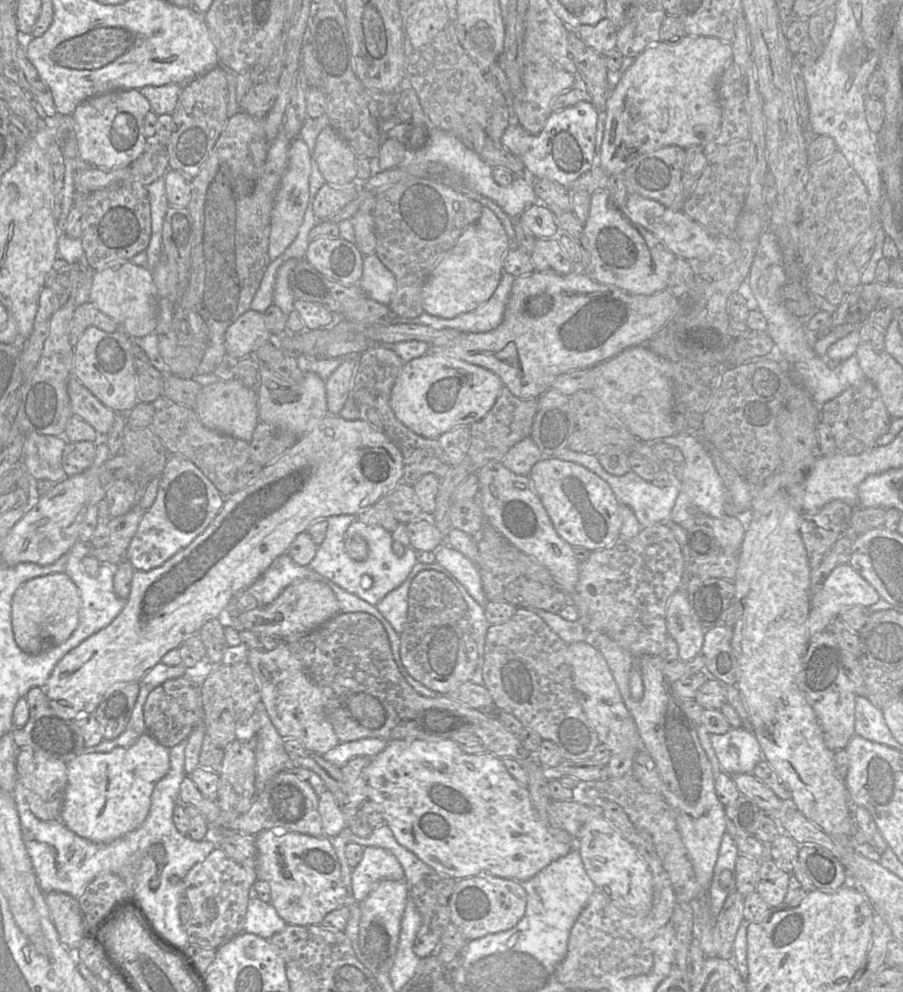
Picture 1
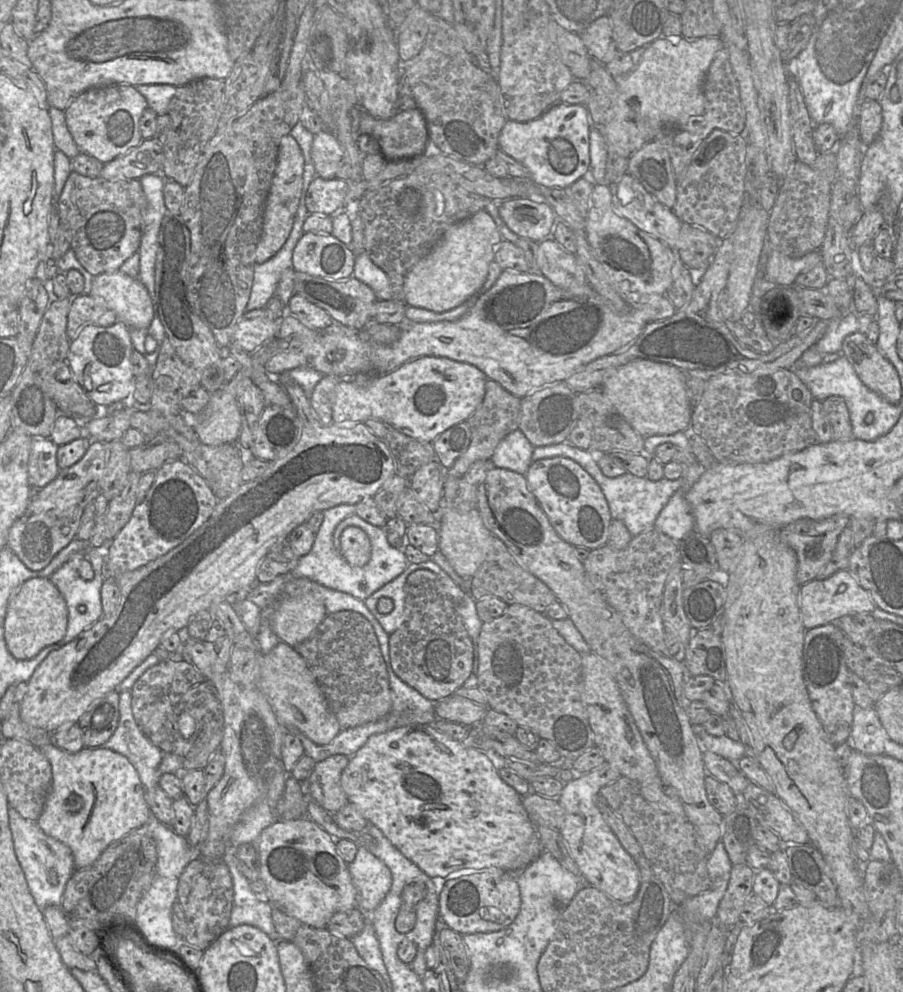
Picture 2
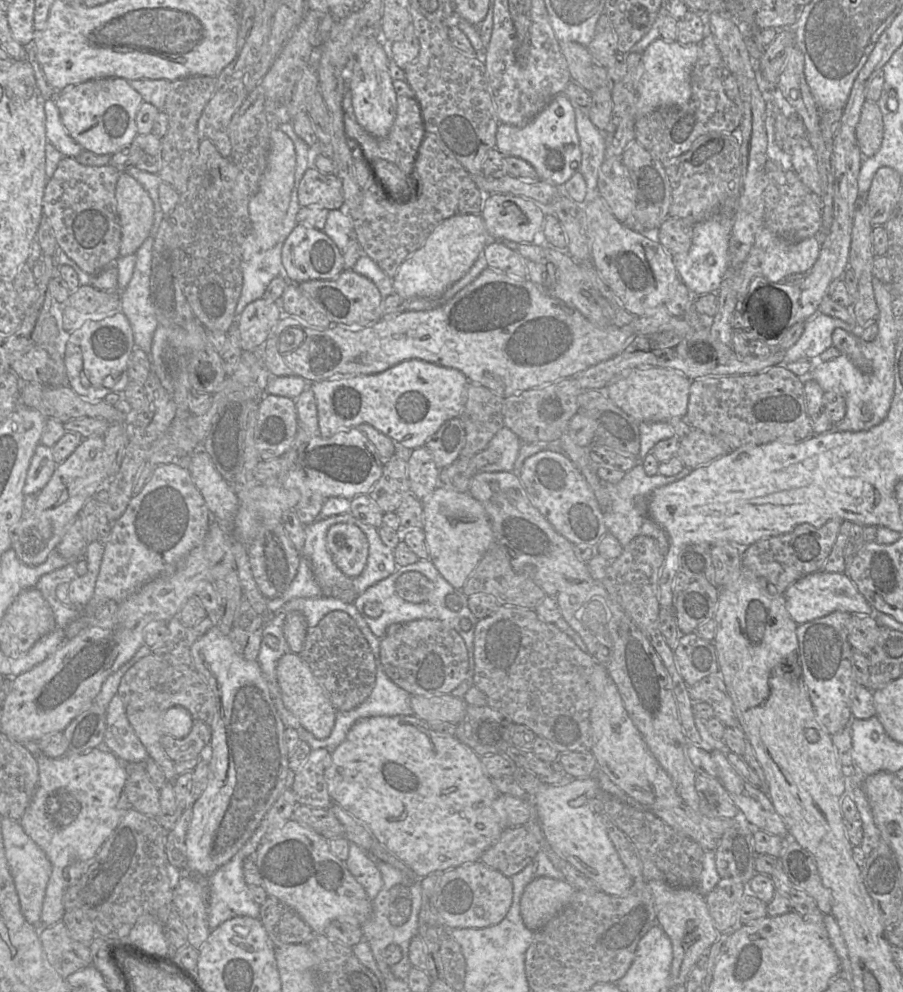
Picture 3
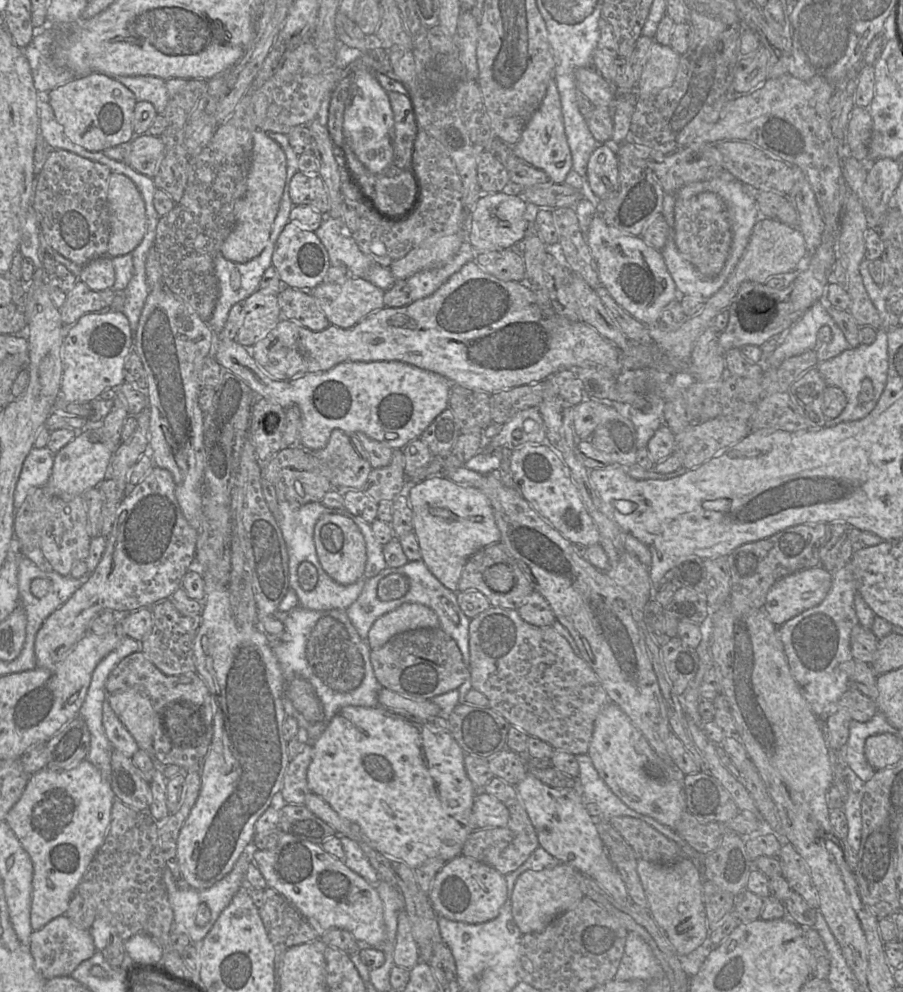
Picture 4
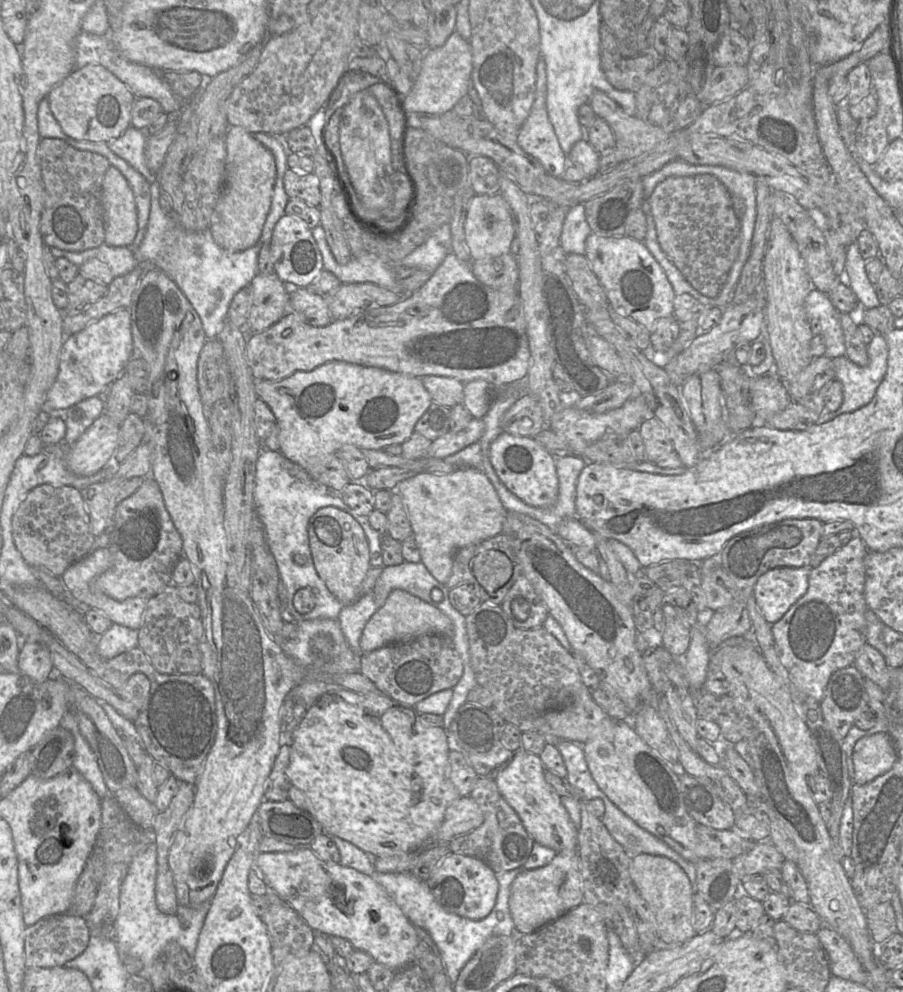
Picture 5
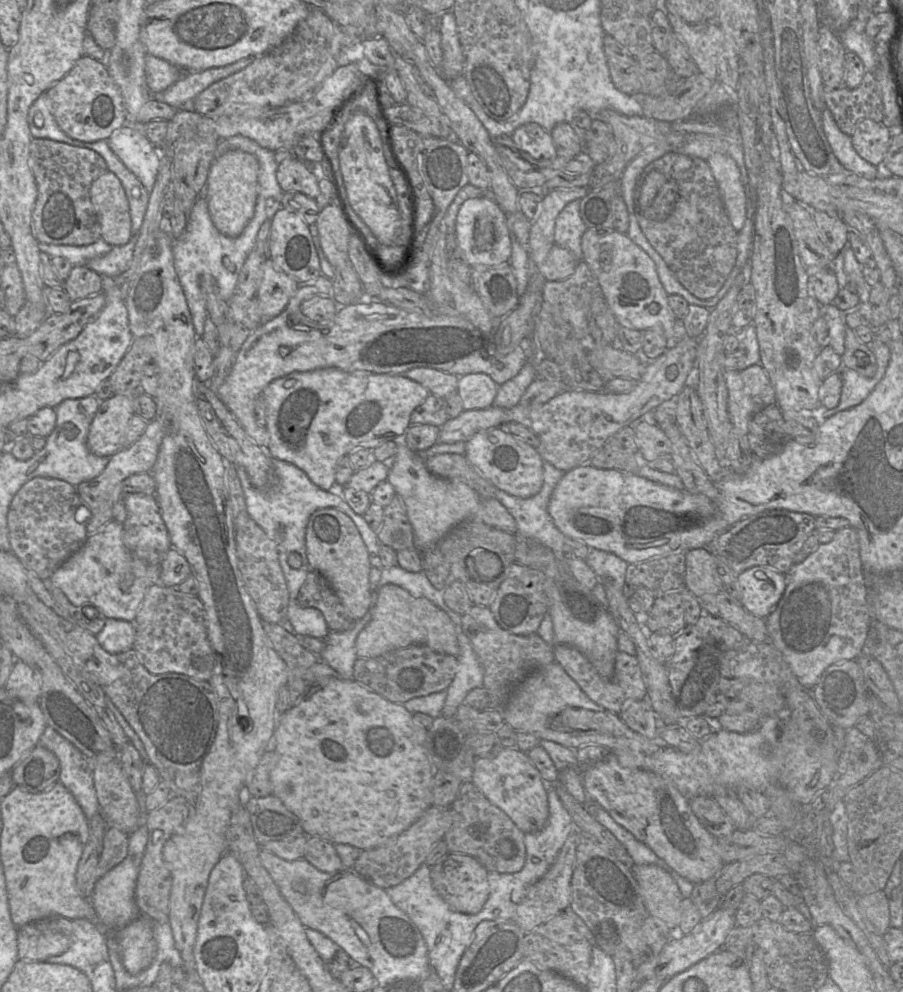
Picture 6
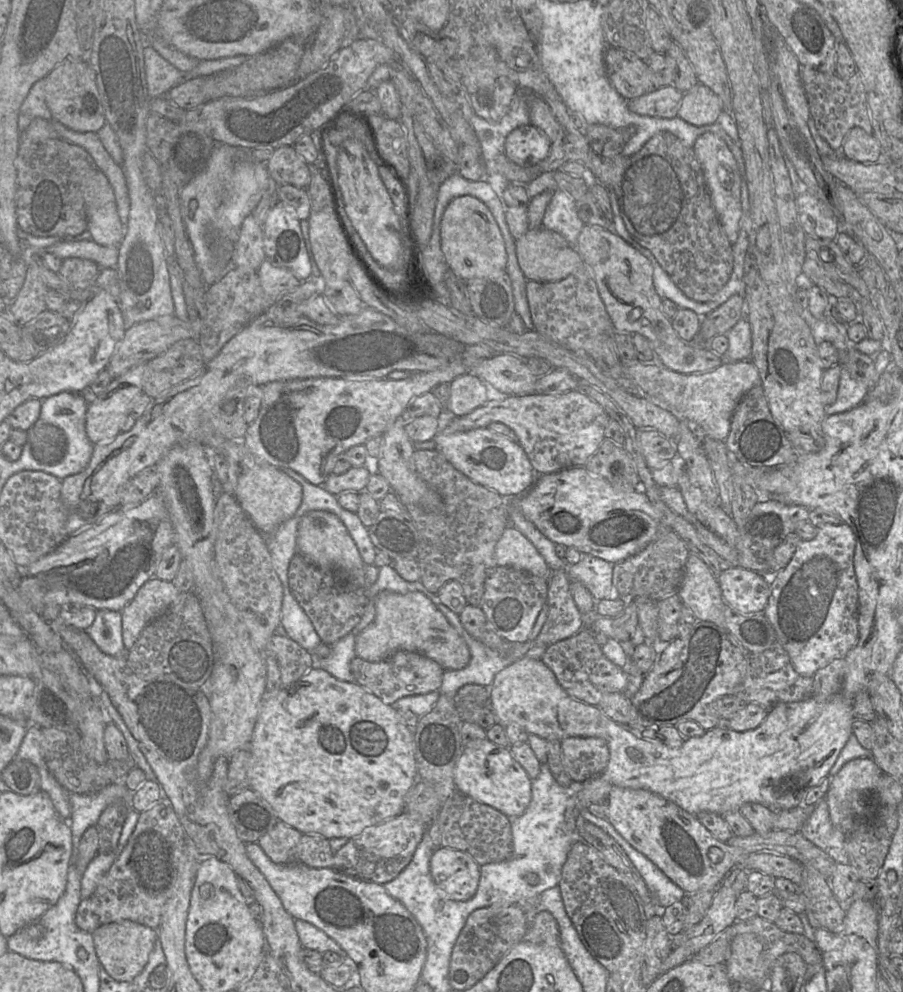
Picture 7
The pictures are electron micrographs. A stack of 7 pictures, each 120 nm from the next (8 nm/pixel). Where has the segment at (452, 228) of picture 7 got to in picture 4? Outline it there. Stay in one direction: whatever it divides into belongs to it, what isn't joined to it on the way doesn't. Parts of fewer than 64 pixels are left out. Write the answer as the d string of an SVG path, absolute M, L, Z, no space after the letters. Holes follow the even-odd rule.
M504 192L482 194L468 218L467 241L476 253L508 249L523 239L528 222L534 222L536 209L539 208L533 204L529 206L530 213L527 202L514 194Z

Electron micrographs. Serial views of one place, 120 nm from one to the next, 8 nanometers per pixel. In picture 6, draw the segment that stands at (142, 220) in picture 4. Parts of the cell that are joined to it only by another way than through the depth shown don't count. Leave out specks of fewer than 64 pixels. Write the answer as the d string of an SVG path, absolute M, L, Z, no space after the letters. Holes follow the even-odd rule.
M105 171L91 184L90 198L100 223L101 239L112 247L127 243L132 237L131 216L119 178Z

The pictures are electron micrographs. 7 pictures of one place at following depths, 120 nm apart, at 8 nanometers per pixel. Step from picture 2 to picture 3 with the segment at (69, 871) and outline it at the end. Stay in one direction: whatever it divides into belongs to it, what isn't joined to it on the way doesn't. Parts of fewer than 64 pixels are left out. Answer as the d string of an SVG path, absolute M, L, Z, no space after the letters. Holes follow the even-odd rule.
M2 817L1 831L5 856L19 897L21 912L28 923L40 927L42 905L52 865L45 852L26 834L19 821Z

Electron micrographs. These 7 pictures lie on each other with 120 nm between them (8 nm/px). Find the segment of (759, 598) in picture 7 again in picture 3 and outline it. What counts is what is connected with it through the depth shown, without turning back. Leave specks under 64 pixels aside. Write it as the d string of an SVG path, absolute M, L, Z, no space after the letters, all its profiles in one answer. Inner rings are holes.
M818 571L806 575L790 585L783 593L785 606L798 625L827 616L835 611L857 615L871 615L875 610L858 591L846 573Z

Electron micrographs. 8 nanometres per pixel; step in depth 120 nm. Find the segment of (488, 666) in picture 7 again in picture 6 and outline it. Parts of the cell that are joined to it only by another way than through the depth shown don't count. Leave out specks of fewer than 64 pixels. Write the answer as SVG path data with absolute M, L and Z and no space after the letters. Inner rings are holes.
M446 604L445 612L454 623L459 643L457 672L449 687L441 715L455 717L458 707L464 703L467 694L474 688L483 687L484 672L468 636L462 628L461 615Z

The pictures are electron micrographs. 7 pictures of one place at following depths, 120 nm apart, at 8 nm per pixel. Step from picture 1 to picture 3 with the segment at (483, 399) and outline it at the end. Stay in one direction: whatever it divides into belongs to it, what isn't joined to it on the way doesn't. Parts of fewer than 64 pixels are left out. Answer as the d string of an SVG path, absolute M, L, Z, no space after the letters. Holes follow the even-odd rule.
M410 359L402 361L383 372L366 375L353 375L343 378L328 378L326 380L309 382L308 387L312 389L315 396L319 431L322 437L328 438L336 434L340 429L353 428L363 423L367 423L395 441L400 442L404 447L413 450L415 448L425 446L426 441L441 427L445 421L454 417L459 417L466 401L466 387L468 383L470 382L466 376L457 369L440 366L420 359Z

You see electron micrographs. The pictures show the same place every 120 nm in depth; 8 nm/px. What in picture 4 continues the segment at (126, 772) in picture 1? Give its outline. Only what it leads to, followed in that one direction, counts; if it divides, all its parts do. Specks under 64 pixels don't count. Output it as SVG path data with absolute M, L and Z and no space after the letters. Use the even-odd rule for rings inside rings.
M86 758L69 770L43 768L34 773L19 801L7 813L5 821L33 863L30 912L33 931L65 915L76 888L105 840L114 799L110 782Z

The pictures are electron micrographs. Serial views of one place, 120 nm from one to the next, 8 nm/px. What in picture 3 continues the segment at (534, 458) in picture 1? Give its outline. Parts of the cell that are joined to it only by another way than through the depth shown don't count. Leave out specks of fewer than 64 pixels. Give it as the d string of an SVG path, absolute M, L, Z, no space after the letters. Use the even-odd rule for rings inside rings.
M505 426L500 429L489 443L489 448L498 452L499 459L481 468L480 472L511 472L521 448L522 441Z

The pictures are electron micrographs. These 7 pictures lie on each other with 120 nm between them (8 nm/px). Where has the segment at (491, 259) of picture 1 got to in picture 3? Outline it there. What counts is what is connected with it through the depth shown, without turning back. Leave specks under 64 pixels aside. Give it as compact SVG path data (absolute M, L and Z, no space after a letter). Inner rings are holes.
M459 215L446 219L434 229L421 248L399 266L392 279L394 292L406 299L440 297L469 271L488 243L489 236L480 215Z

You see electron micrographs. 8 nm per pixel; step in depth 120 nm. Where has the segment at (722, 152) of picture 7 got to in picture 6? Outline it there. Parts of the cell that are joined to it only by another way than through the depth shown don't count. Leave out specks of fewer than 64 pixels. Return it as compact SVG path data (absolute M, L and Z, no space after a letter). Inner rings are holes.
M721 153L712 154L706 162L717 182L729 221L739 232L745 223L747 202L739 167L732 157Z

